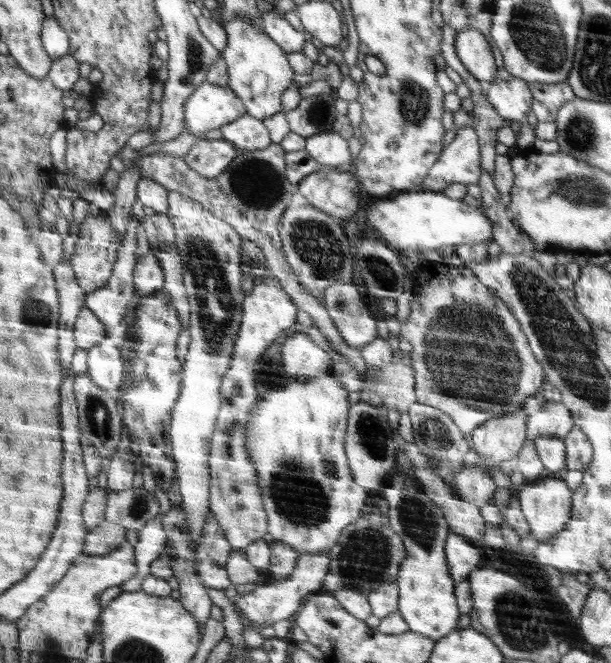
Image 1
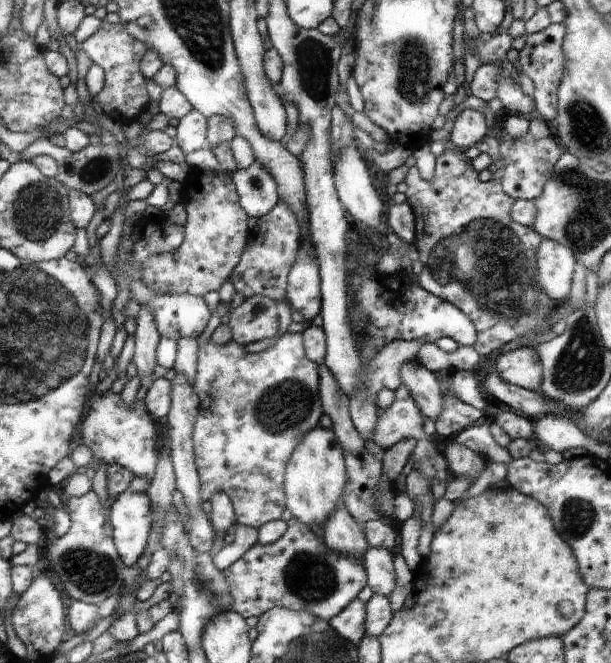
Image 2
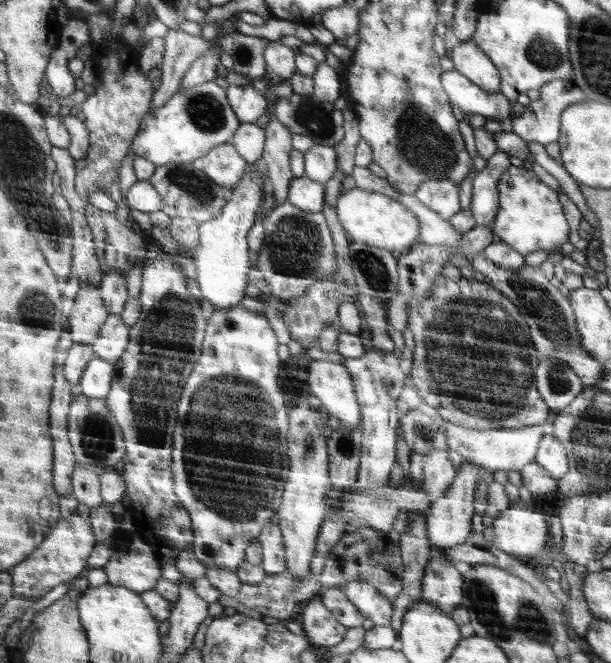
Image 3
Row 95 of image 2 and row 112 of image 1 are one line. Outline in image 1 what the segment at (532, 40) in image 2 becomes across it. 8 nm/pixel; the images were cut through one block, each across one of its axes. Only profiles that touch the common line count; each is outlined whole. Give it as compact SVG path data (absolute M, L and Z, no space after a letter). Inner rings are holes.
M567 81L560 84L528 82L528 86L533 94L531 109L540 122L556 122L558 109L575 98Z

